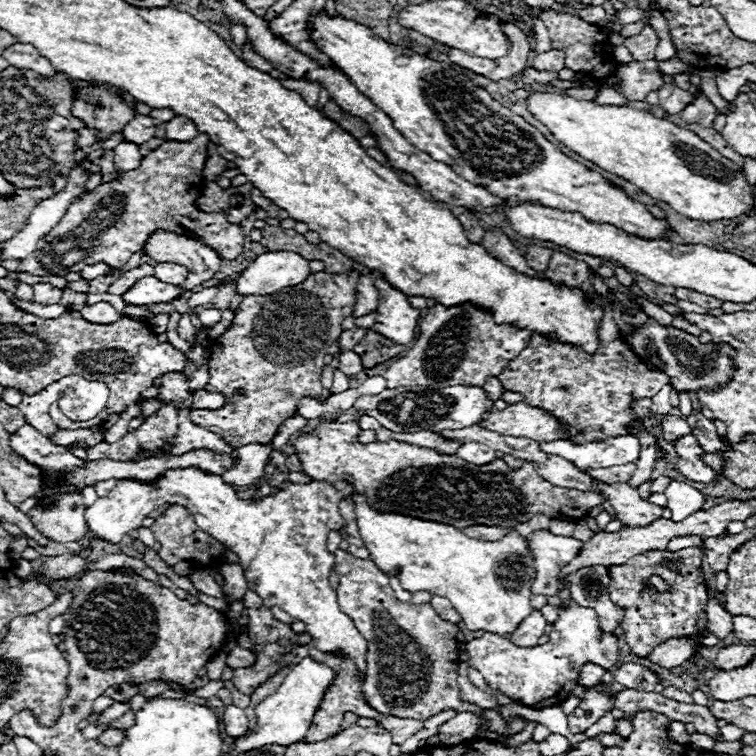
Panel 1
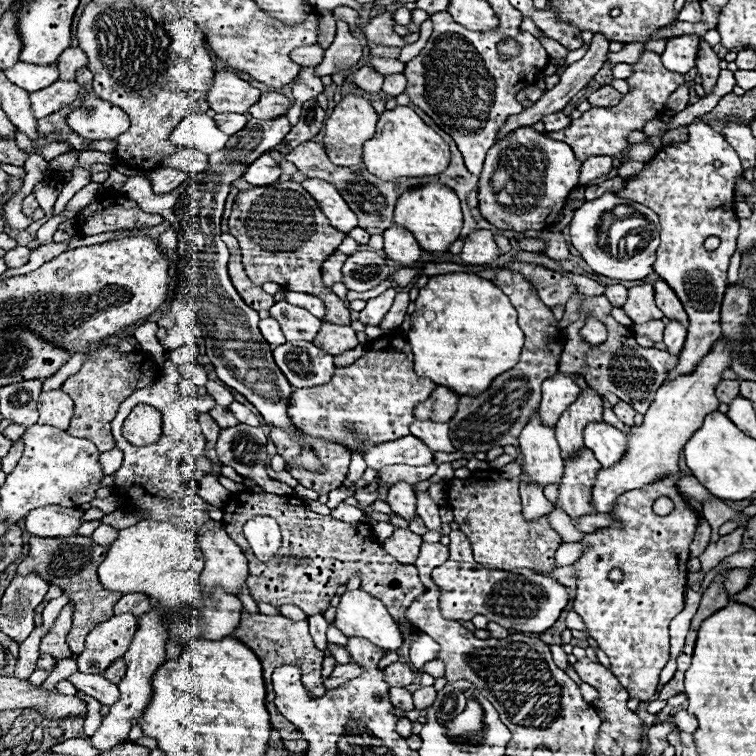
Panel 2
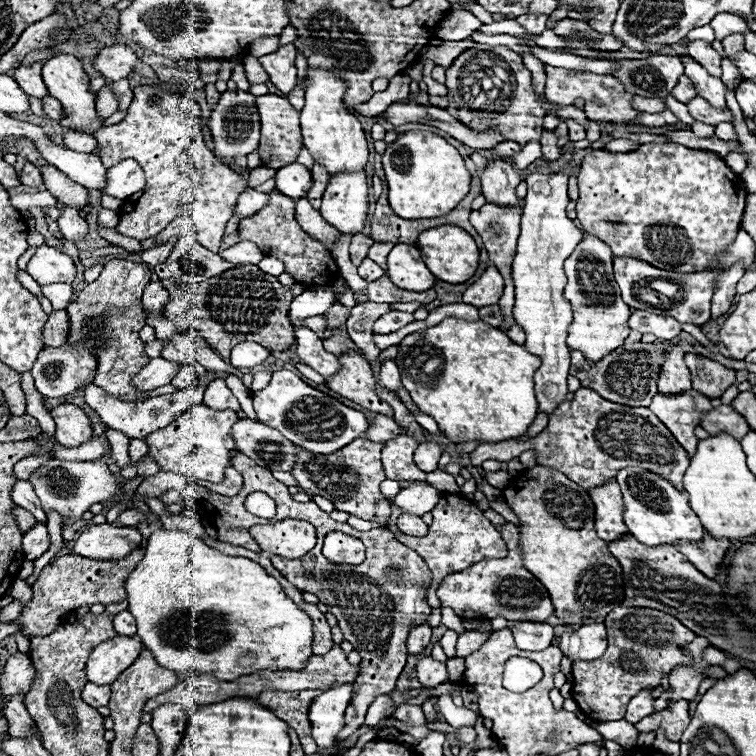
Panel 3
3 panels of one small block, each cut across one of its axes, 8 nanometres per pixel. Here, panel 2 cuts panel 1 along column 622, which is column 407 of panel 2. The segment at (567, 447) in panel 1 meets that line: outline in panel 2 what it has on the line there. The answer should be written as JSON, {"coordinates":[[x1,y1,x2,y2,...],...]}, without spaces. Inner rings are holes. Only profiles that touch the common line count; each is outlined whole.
{"coordinates":[[404,436,400,440,384,442,384,444,372,444,364,450,366,464,374,470,380,470,382,466,392,464,408,464,408,466,424,466,432,464,432,450,416,436]]}

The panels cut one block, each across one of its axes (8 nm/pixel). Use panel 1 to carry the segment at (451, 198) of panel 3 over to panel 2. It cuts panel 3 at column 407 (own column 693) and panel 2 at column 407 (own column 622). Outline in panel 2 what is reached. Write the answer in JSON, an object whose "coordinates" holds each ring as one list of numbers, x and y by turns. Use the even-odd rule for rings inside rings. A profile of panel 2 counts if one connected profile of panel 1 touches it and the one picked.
{"coordinates":[[396,106,394,110,380,114,376,136,364,144,364,162,368,172,384,182,396,178,424,178,436,176,448,168,450,148,412,108]]}

